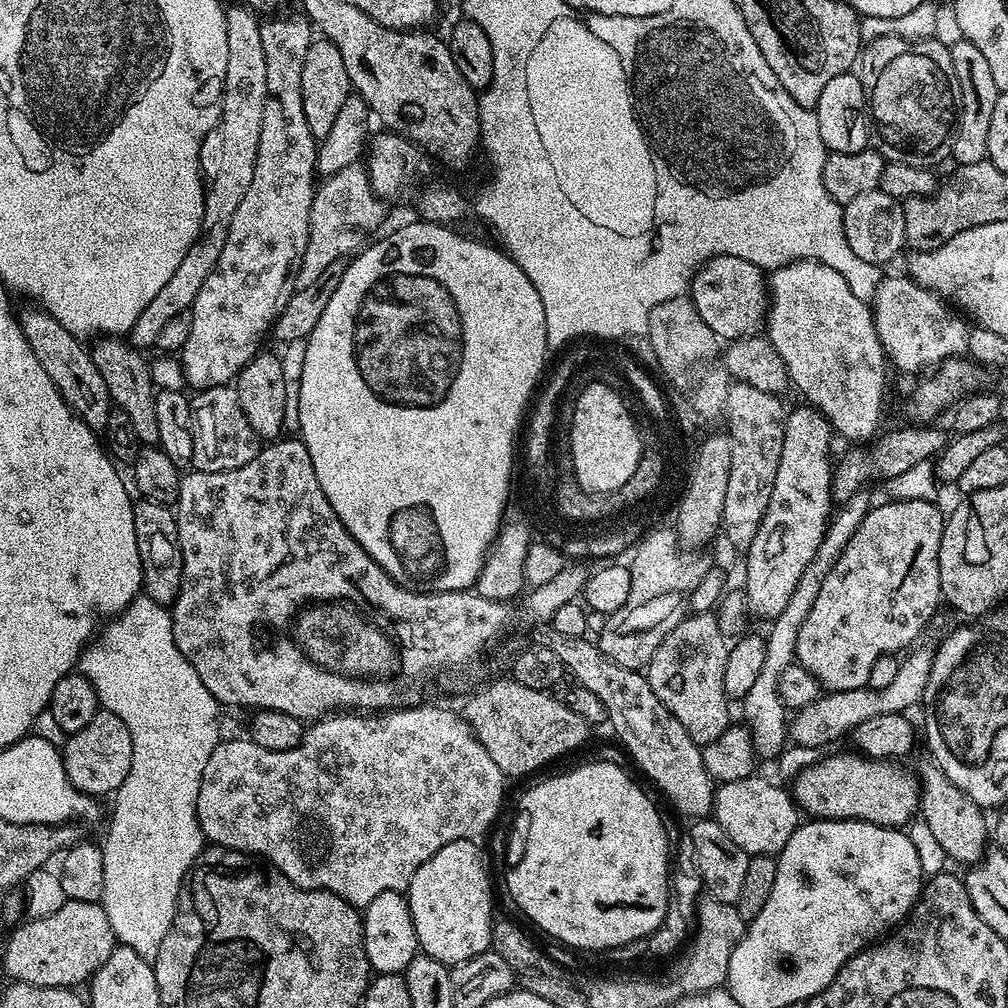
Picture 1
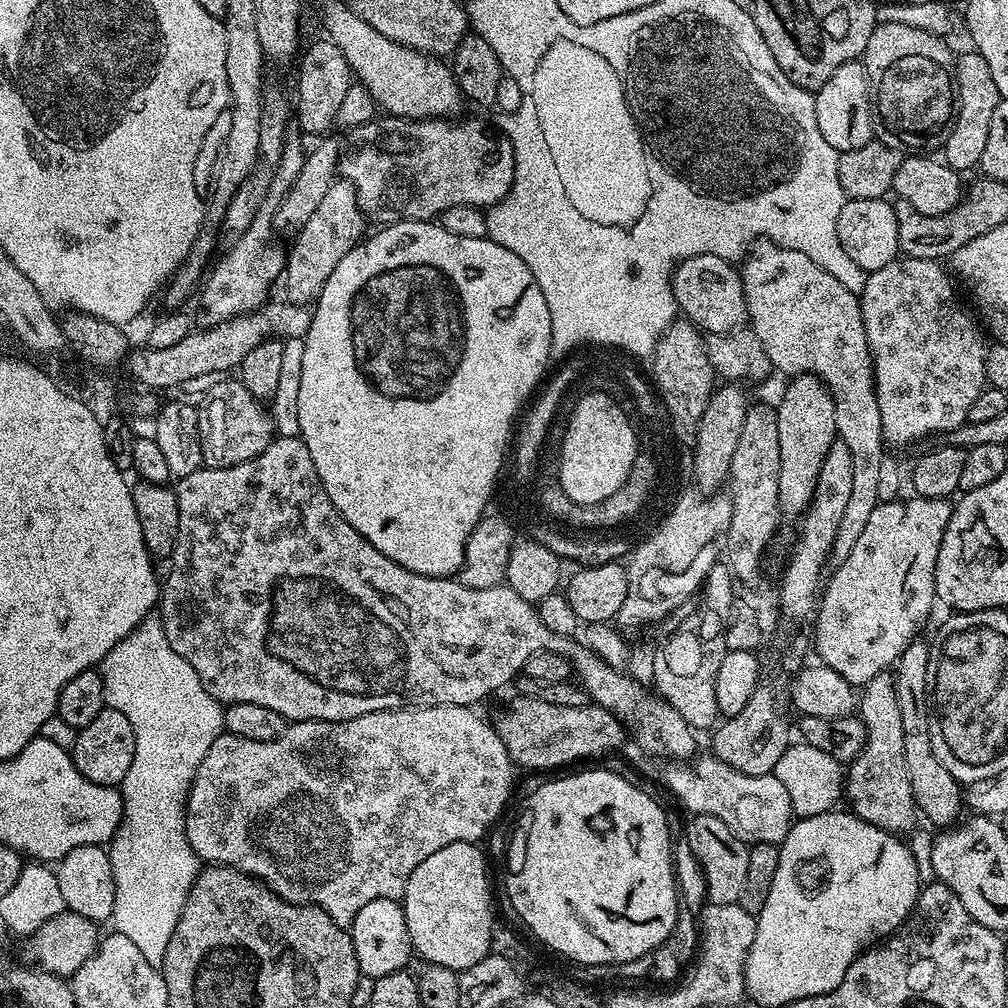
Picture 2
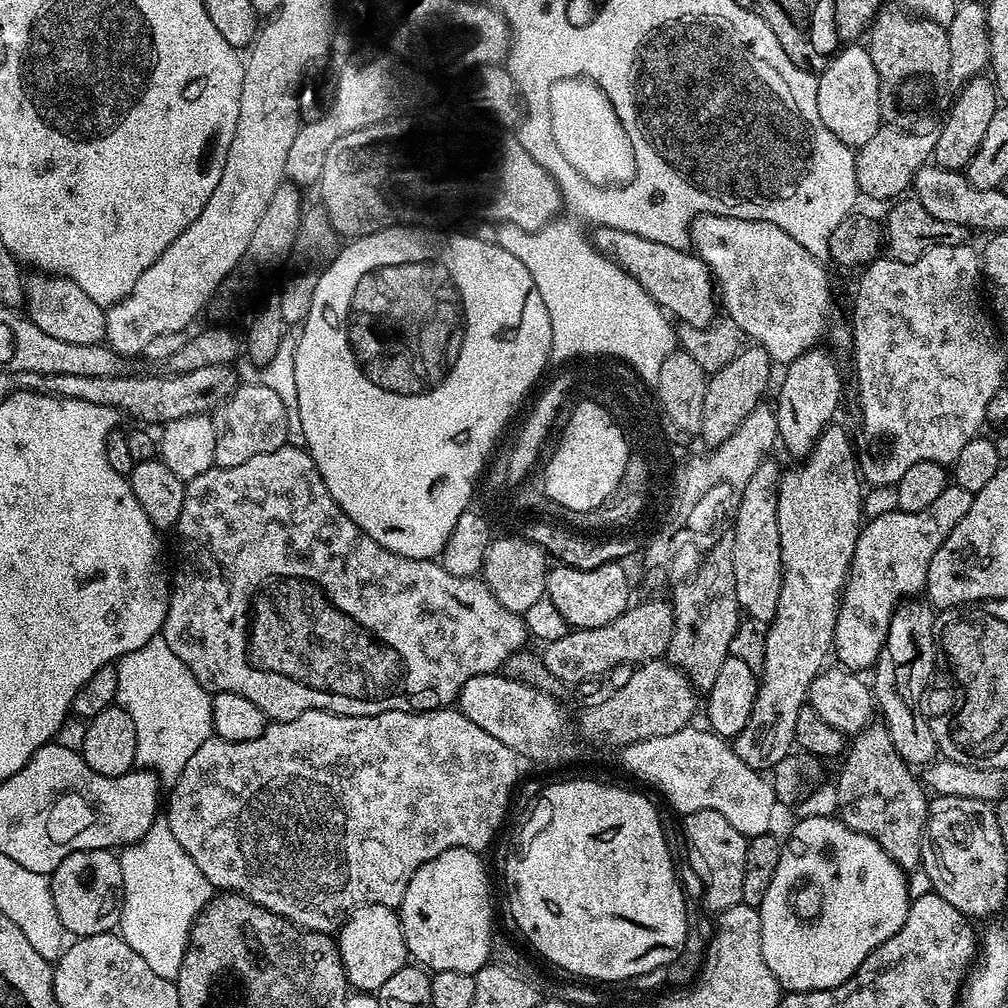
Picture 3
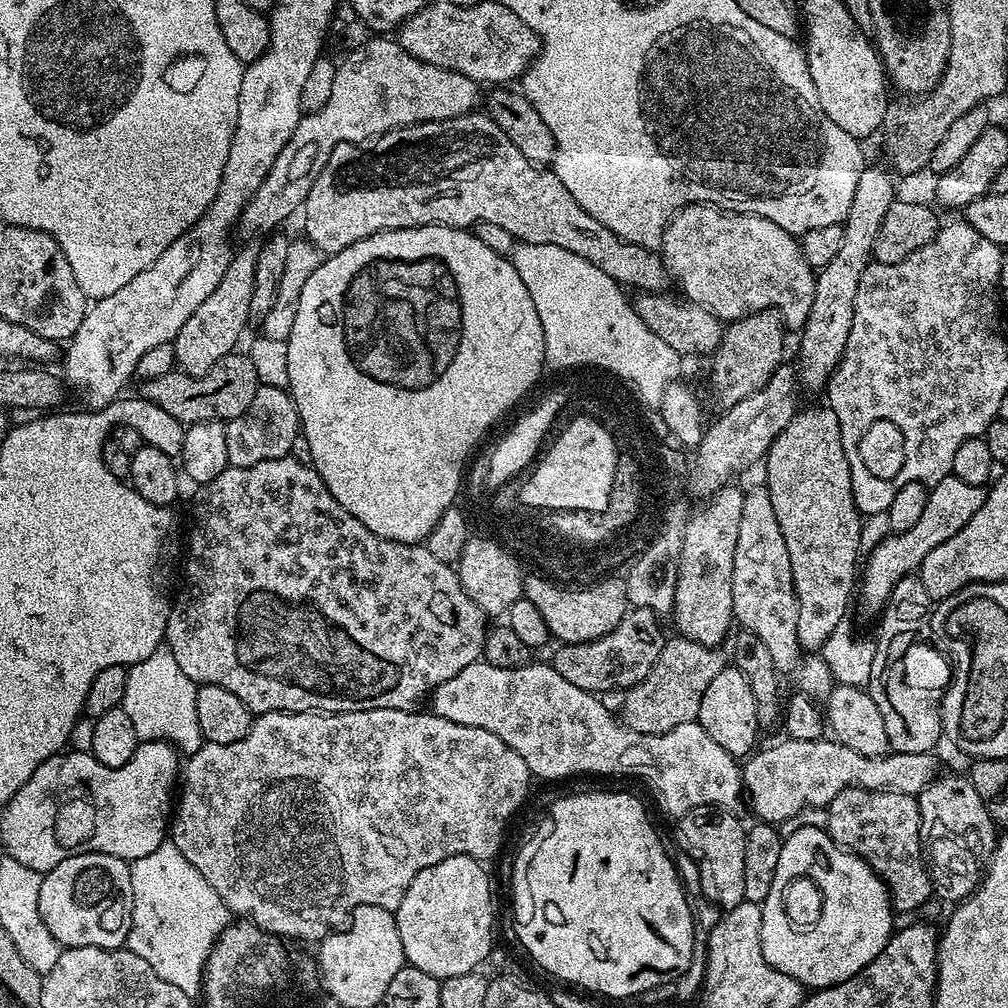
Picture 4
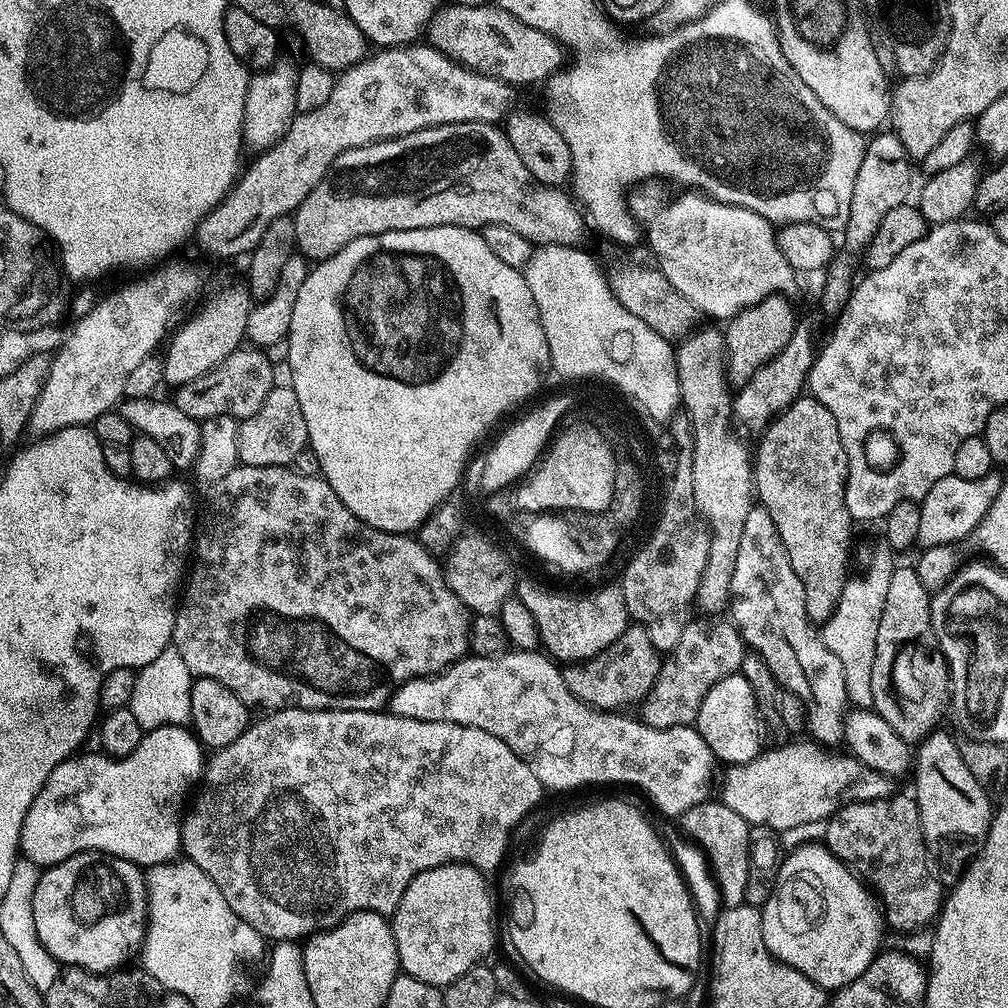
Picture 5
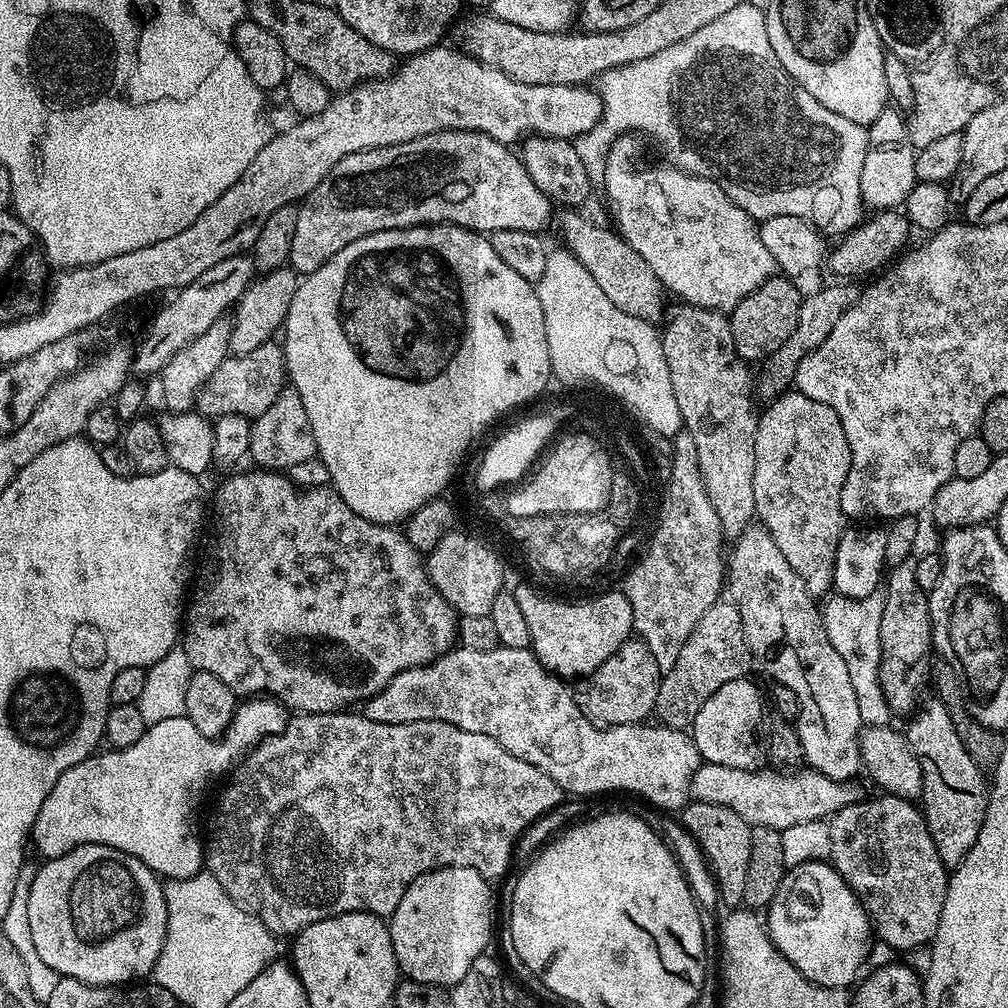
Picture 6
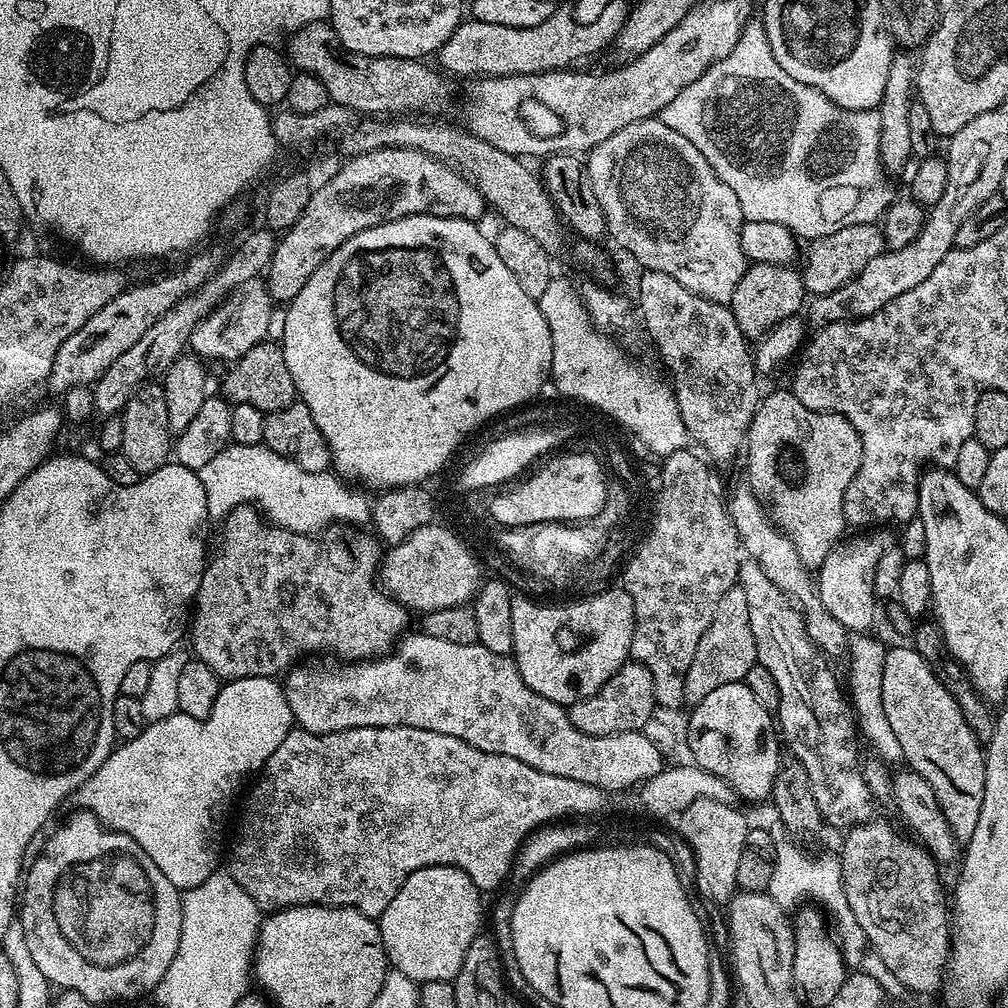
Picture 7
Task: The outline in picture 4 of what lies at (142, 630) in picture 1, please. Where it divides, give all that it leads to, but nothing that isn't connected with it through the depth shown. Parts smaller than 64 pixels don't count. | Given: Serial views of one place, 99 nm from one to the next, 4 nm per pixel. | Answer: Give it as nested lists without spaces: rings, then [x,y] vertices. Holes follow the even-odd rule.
[[[167,646],[156,648],[150,658],[142,658],[137,664],[131,665],[122,706],[126,714],[130,714],[130,722],[134,722],[137,741],[167,740],[181,753],[197,752],[205,743],[198,726],[197,687],[193,680],[186,678],[182,666],[178,666],[178,661]],[[165,842],[154,850],[154,854],[146,854],[146,858],[138,858],[130,864],[130,886],[134,894],[134,910],[132,911],[132,922],[128,926],[127,947],[134,954],[146,958],[154,974],[158,978],[166,978],[173,986],[178,986],[186,995],[193,998],[199,997],[204,982],[204,963],[207,962],[212,947],[216,945],[224,929],[230,923],[228,907],[218,898],[214,886],[186,862],[182,850],[178,850],[171,842]]]

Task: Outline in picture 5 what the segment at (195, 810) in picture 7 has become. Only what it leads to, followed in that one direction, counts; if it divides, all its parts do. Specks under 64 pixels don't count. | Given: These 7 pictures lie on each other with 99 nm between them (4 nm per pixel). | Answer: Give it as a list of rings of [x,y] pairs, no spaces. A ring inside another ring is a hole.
[[[167,724],[145,734],[129,756],[117,758],[96,752],[89,756],[77,754],[54,766],[24,819],[20,852],[39,866],[57,864],[79,852],[108,852],[141,866],[175,861],[182,848],[180,830],[189,799],[188,787],[201,783],[206,767],[206,752],[196,733],[179,724]]]

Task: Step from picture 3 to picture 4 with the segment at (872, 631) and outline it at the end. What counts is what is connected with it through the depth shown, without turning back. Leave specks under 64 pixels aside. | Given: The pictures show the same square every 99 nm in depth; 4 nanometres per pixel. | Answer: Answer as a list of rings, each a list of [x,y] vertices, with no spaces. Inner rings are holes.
[[[951,474],[931,485],[926,510],[922,510],[918,523],[905,532],[892,532],[872,552],[867,553],[862,564],[862,575],[858,580],[858,604],[860,600],[861,606],[873,614],[883,612],[885,604],[892,598],[894,586],[898,586],[902,578],[913,575],[926,554],[934,550],[934,546],[942,546],[946,538],[954,538],[954,534],[958,534],[958,530],[962,530],[962,526],[966,526],[966,522],[970,522],[974,514],[978,514],[984,493],[983,487],[970,486],[970,482],[962,482],[962,478]]]

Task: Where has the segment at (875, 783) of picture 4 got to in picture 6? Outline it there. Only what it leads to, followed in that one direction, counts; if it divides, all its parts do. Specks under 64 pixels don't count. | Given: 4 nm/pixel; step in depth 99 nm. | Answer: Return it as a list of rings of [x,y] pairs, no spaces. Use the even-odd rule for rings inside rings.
[[[704,762],[692,775],[690,796],[695,802],[710,802],[734,810],[734,814],[741,816],[750,826],[770,826],[783,830],[798,822],[831,818],[838,810],[865,799],[863,786],[856,783],[860,782],[831,780],[826,778],[826,774],[815,770],[747,772],[734,766],[718,766]]]

